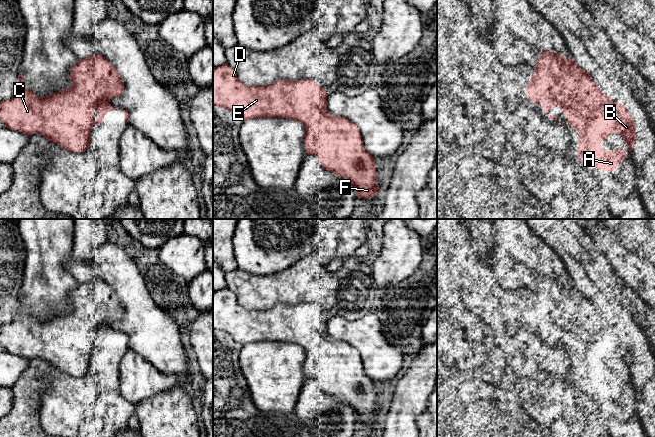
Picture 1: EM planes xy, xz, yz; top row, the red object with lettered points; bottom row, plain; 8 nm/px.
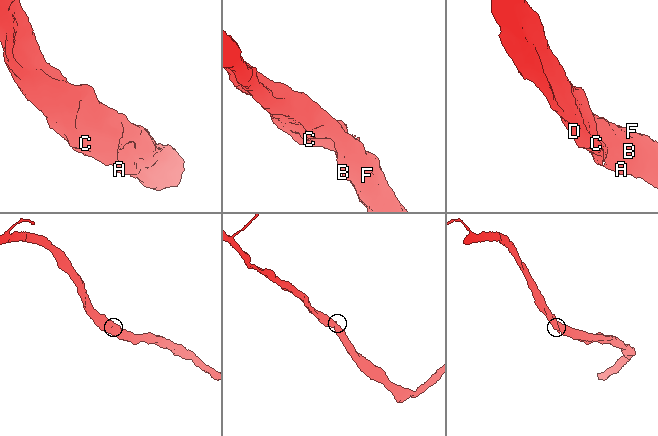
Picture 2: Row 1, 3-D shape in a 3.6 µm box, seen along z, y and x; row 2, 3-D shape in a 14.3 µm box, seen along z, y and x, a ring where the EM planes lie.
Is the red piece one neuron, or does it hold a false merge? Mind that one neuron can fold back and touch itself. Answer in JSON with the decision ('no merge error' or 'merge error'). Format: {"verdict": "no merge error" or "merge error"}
{"verdict": "no merge error"}

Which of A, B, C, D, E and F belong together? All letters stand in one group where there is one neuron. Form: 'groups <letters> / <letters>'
groups A B C D E F

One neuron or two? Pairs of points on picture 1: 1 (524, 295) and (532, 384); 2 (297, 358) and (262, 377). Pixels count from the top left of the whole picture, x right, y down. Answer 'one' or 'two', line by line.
1: one
2: one

